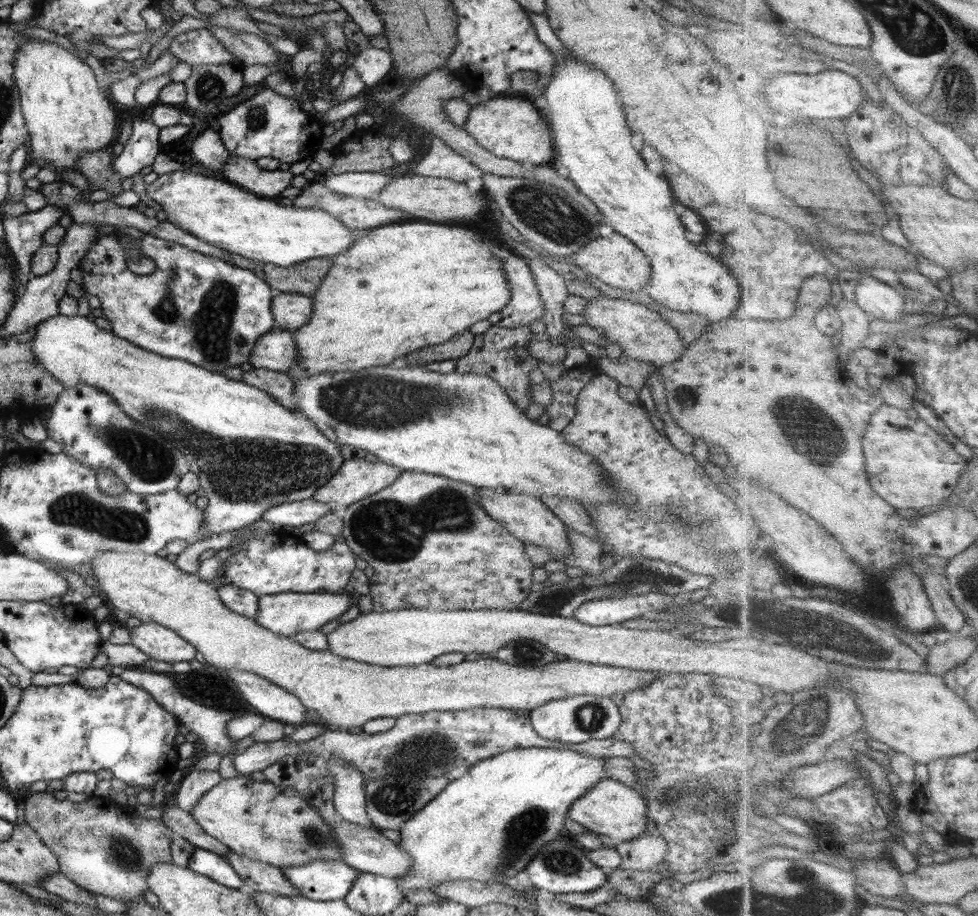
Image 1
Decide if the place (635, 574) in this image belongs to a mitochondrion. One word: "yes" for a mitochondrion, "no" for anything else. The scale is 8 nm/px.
yes

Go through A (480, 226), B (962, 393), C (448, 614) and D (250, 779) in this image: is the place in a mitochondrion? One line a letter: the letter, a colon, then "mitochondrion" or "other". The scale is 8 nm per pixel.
A: other
B: other
C: other
D: other

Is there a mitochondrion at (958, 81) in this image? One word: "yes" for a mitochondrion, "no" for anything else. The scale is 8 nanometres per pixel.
yes

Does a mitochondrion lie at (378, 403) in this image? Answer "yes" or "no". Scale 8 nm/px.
yes

